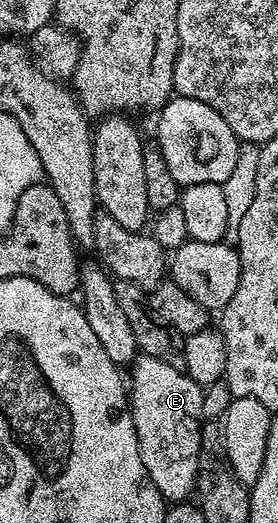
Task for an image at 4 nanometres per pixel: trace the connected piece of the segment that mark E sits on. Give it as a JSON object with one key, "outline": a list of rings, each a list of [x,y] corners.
{"outline":[[[141,354],[140,356],[133,359],[131,363],[131,371],[133,370],[133,382],[131,378],[131,385],[127,390],[127,397],[129,399],[129,408],[133,412],[133,423],[135,424],[135,432],[137,433],[137,439],[139,440],[139,456],[143,456],[143,468],[147,468],[147,476],[150,480],[155,484],[155,488],[161,493],[162,498],[165,499],[166,503],[169,504],[181,504],[186,501],[185,498],[188,494],[192,495],[195,490],[195,483],[197,481],[197,469],[199,468],[199,452],[201,451],[201,443],[203,441],[203,433],[201,434],[201,421],[203,422],[203,400],[205,399],[205,395],[203,393],[203,388],[198,384],[195,380],[191,380],[191,376],[185,373],[184,370],[176,370],[175,368],[171,368],[171,364],[163,364],[163,360],[155,360],[155,356],[147,356],[146,354]]]}

